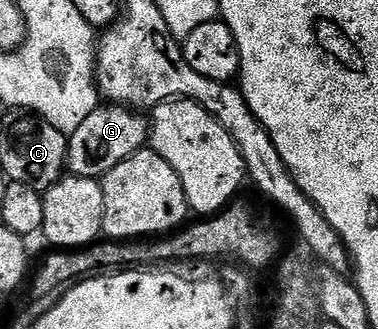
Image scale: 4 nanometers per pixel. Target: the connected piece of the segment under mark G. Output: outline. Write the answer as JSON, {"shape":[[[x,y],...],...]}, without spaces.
{"shape":[[[98,105],[95,113],[69,136],[69,152],[65,162],[68,174],[100,180],[119,161],[127,161],[149,142],[149,119],[140,110],[120,105]]]}

